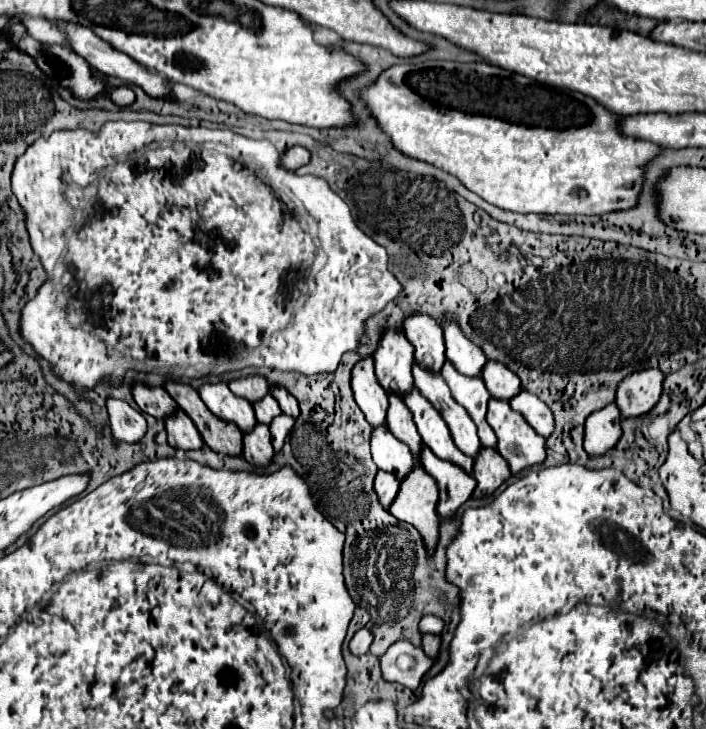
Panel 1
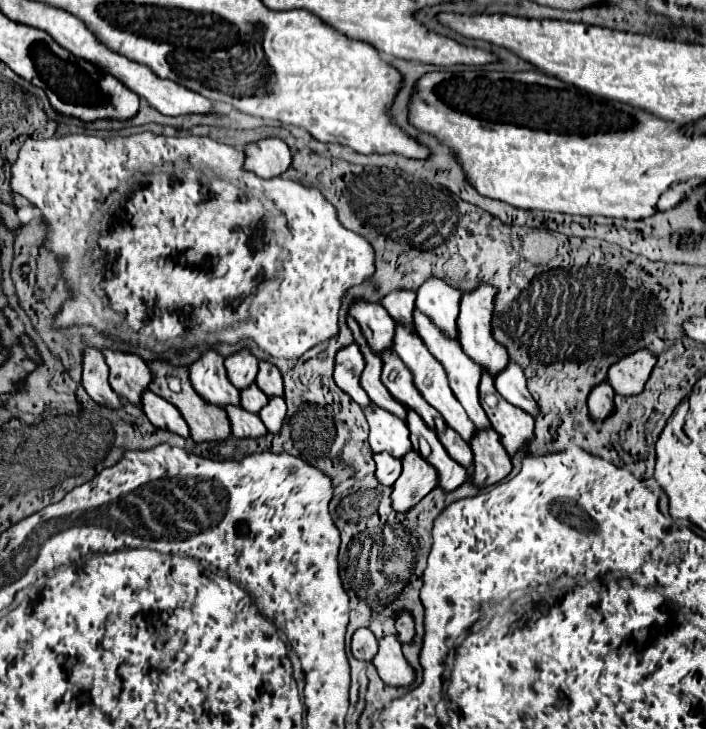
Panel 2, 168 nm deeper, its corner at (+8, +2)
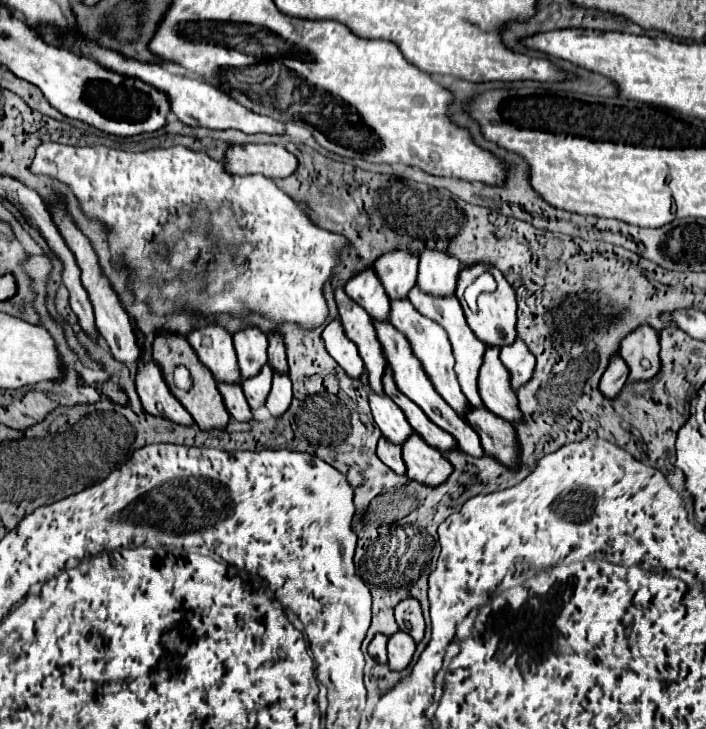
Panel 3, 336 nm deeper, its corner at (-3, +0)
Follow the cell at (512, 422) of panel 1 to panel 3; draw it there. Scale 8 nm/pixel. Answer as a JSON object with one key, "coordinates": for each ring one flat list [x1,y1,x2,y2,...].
{"coordinates":[[486,348,484,364,480,368,480,396,484,406,502,420,508,420,510,424,520,424,524,420,516,392,508,384,508,370,500,364,498,348]]}

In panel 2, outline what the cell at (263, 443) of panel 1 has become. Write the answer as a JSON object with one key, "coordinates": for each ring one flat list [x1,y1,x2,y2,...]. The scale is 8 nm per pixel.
{"coordinates":[[225,406,225,410,231,422,231,434,235,438,259,438,267,434,259,414,249,414,241,406]]}

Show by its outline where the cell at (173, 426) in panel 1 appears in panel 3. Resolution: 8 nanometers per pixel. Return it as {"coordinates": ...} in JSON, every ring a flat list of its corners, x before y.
{"coordinates":[[144,358,144,364,140,364,140,372,136,374,136,390,144,410,152,416,162,416,182,426,194,424,192,416,184,410,184,406,170,394,154,360]]}

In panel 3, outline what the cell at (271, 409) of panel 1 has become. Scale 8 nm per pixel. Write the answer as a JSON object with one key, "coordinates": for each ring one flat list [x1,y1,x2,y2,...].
{"coordinates":[[268,364,252,380,244,380,242,390,244,390,244,396,246,396,252,410,266,404,266,398,270,394,270,386,272,386,272,368]]}

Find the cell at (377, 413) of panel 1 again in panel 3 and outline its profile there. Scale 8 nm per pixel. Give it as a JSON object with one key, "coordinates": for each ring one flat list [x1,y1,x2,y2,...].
{"coordinates":[[340,320,330,322,324,328,322,338,324,338,324,344,328,348,328,354,340,364,340,368,344,372,348,372,350,378,360,380,362,374,366,372,366,368,364,368,364,362,360,360,356,344,352,340,348,340,348,336,344,334,344,328,342,328]]}

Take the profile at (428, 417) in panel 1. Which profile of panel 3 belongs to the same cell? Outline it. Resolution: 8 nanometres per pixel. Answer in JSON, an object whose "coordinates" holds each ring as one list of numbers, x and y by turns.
{"coordinates":[[374,322,374,324,376,324,376,334,378,334,378,340,380,340,380,344,382,344,382,350,384,350,384,356,386,356,386,360,388,360,388,366,392,368,394,382,396,382,398,390,400,390,402,394,406,394,412,402,416,402,416,404,424,410,424,414,426,414,432,422,436,422,436,426,440,426,440,428,444,428,446,432,450,432,450,434,456,438,460,450,462,450,464,454,474,456,474,458,484,456,484,450,482,450,482,444,480,444,478,434,472,430,472,426,470,426,468,422,460,420,460,416,456,416,456,412,452,412,452,408,444,402,442,396,438,396,438,392,434,390,432,382,430,382,428,376,422,372,420,360,416,360,416,356,412,354,406,336,404,336,402,332,398,332,396,328,392,328,392,324,380,324,380,322]]}

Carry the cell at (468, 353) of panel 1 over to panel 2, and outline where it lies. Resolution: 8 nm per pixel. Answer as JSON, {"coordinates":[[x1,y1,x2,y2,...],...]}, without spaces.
{"coordinates":[[431,276,417,288,415,308,425,312,447,336,457,338,457,316,461,290,447,284,443,278]]}

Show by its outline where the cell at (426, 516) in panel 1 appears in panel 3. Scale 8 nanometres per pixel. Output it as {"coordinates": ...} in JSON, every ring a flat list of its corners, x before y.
{"coordinates":[[412,434,402,446,402,458,406,462,406,476,426,486,440,486,454,472,454,466,448,464,448,458,428,446,418,434]]}

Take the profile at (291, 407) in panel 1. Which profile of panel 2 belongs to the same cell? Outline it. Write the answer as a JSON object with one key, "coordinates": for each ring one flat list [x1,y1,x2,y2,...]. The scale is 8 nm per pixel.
{"coordinates":[[259,362,259,374,255,378,257,386,271,398,271,396,283,396,283,380,277,366,269,362]]}

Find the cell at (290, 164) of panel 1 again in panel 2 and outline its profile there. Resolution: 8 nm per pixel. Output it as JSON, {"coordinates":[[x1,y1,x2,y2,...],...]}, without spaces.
{"coordinates":[[265,138,243,146,245,170,257,174,259,178,281,176,291,166,289,146,279,138]]}

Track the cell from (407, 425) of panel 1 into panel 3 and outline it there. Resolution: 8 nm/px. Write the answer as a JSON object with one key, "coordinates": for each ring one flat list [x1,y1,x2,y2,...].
{"coordinates":[[342,288,336,290,336,304,338,304,344,332,358,346,360,358,366,364,372,392,384,394,382,378,388,368,388,362,384,360,384,354,380,352,380,342,378,342,372,318,364,312,364,308,360,308,352,298,348,298]]}

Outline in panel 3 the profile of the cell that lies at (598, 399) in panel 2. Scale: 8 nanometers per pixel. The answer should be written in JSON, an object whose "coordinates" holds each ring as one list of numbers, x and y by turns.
{"coordinates":[[618,354,612,356,612,364,608,364,608,368,600,380,600,392,606,398,616,398,620,394,620,390,624,388,626,378,628,378,628,366,624,364,624,360]]}

